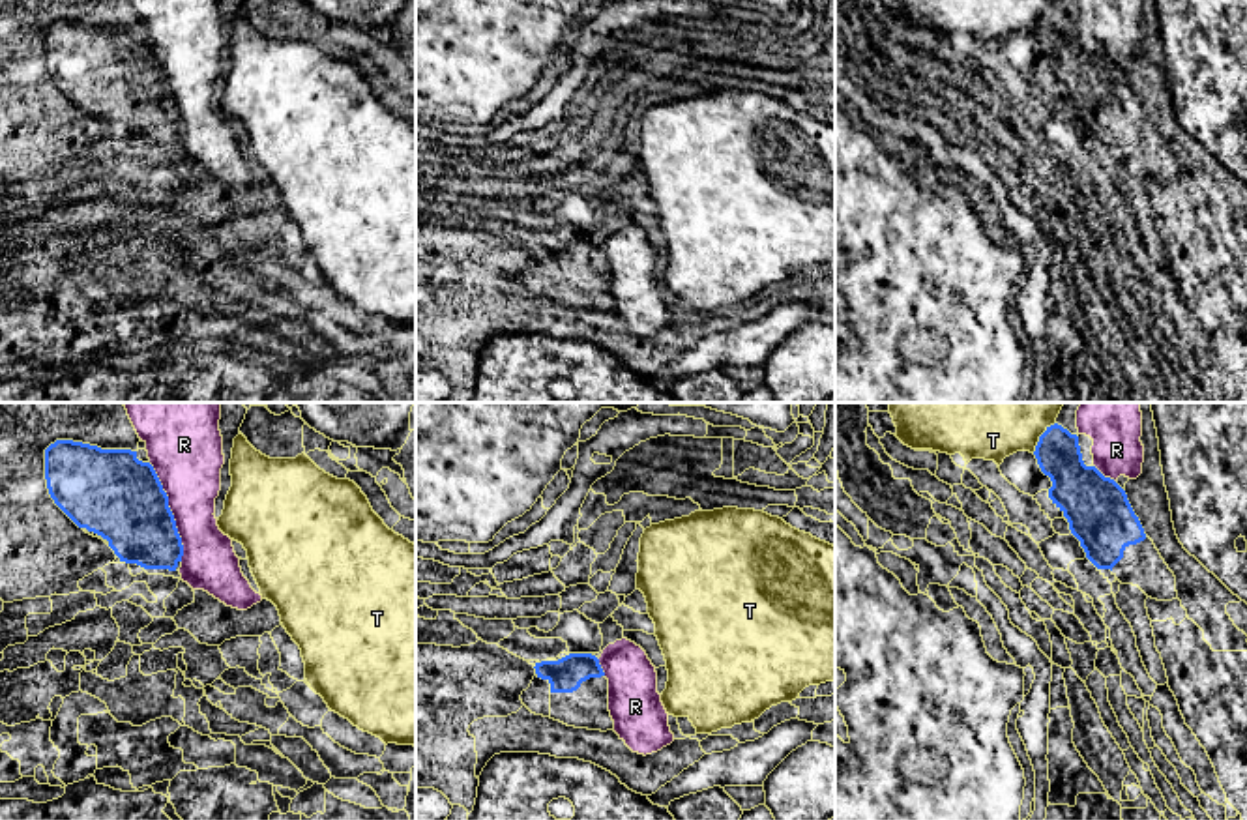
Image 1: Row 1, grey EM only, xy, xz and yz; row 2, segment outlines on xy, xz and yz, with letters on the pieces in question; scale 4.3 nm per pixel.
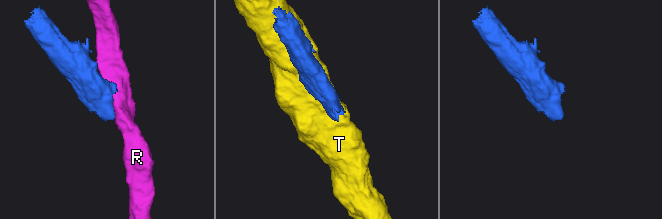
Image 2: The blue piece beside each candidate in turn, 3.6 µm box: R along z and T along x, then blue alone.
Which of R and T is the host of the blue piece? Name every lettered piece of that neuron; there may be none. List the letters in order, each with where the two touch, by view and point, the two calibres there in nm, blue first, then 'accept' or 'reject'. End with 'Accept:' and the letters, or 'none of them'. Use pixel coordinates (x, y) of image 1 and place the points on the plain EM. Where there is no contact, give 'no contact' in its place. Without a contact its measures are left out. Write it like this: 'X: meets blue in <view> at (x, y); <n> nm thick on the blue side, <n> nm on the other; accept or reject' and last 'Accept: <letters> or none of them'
R: meets blue in xy at (171, 92); 360 nm thick on the blue side, 300 nm on the other; reject
T: meets blue in yz at (1040, 17); 190 nm thick on the blue side, 180 nm on the other; reject
Accept: none of them

